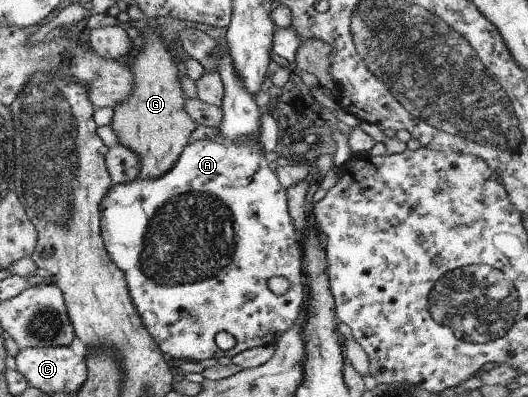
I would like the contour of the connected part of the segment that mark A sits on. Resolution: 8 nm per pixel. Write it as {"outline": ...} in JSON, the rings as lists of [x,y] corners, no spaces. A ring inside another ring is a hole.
{"outline":[[[225,39],[220,40],[221,44],[221,55],[220,58],[216,61],[216,72],[219,74],[223,89],[224,89],[224,96],[220,105],[220,108],[222,109],[222,122],[217,127],[218,133],[209,139],[204,140],[195,140],[195,141],[189,141],[189,143],[182,149],[182,152],[179,154],[179,157],[177,158],[177,161],[174,163],[174,166],[167,171],[167,173],[164,173],[161,177],[158,177],[157,179],[139,179],[135,178],[133,181],[124,183],[124,184],[111,184],[106,191],[106,194],[101,198],[100,203],[100,230],[101,230],[101,239],[103,242],[103,245],[105,246],[105,249],[107,250],[109,259],[123,272],[126,286],[130,295],[130,298],[132,299],[132,304],[134,305],[134,308],[137,310],[137,313],[139,314],[142,326],[145,327],[145,329],[149,332],[149,335],[151,336],[151,339],[159,346],[159,349],[162,351],[162,353],[167,353],[169,357],[173,357],[173,359],[187,359],[187,361],[201,361],[202,359],[219,359],[219,357],[233,357],[233,355],[237,355],[237,353],[241,353],[241,351],[245,351],[245,349],[249,349],[251,347],[257,347],[258,345],[273,345],[277,338],[282,334],[285,333],[287,330],[289,330],[292,325],[294,324],[294,321],[297,319],[297,316],[299,315],[300,308],[302,307],[303,303],[303,281],[301,279],[301,271],[300,271],[300,261],[301,261],[301,249],[300,249],[300,243],[299,239],[296,235],[296,231],[292,222],[292,219],[289,217],[288,214],[288,207],[287,202],[288,199],[286,198],[286,191],[283,187],[277,182],[277,178],[275,177],[275,172],[271,171],[269,167],[267,166],[268,163],[266,163],[265,159],[263,158],[263,153],[265,152],[262,149],[262,145],[260,144],[260,141],[257,140],[257,137],[259,136],[260,126],[259,126],[259,107],[255,104],[254,97],[252,96],[252,93],[249,93],[249,90],[245,87],[244,81],[239,77],[239,74],[235,71],[234,65],[232,64],[232,57],[230,56],[230,53],[228,51],[228,47],[226,45]],[[269,277],[285,277],[287,281],[289,282],[289,287],[287,291],[283,295],[275,295],[273,294],[268,288],[267,288],[267,279]],[[219,331],[225,331],[225,333],[229,333],[231,337],[235,340],[235,344],[233,348],[227,351],[219,350],[217,346],[215,346],[215,342],[213,338]]]}

